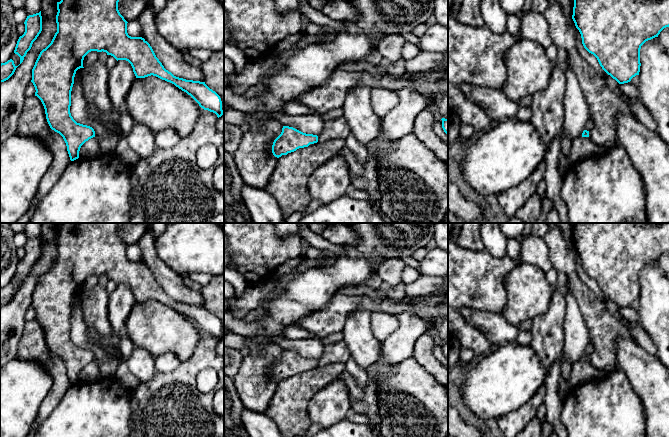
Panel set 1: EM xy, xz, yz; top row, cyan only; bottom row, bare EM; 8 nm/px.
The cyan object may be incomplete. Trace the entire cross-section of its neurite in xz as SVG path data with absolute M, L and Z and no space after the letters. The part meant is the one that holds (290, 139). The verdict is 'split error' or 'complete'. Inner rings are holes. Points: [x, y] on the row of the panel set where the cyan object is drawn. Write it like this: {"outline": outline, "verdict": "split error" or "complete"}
{"outline": "M283 126L281 134L273 142L272 153L279 158L317 142L317 135L306 134L293 127Z", "verdict": "complete"}

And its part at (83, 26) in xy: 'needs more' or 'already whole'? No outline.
already whole

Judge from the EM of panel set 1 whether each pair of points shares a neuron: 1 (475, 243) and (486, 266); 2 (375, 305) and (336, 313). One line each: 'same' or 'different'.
1: different
2: same

